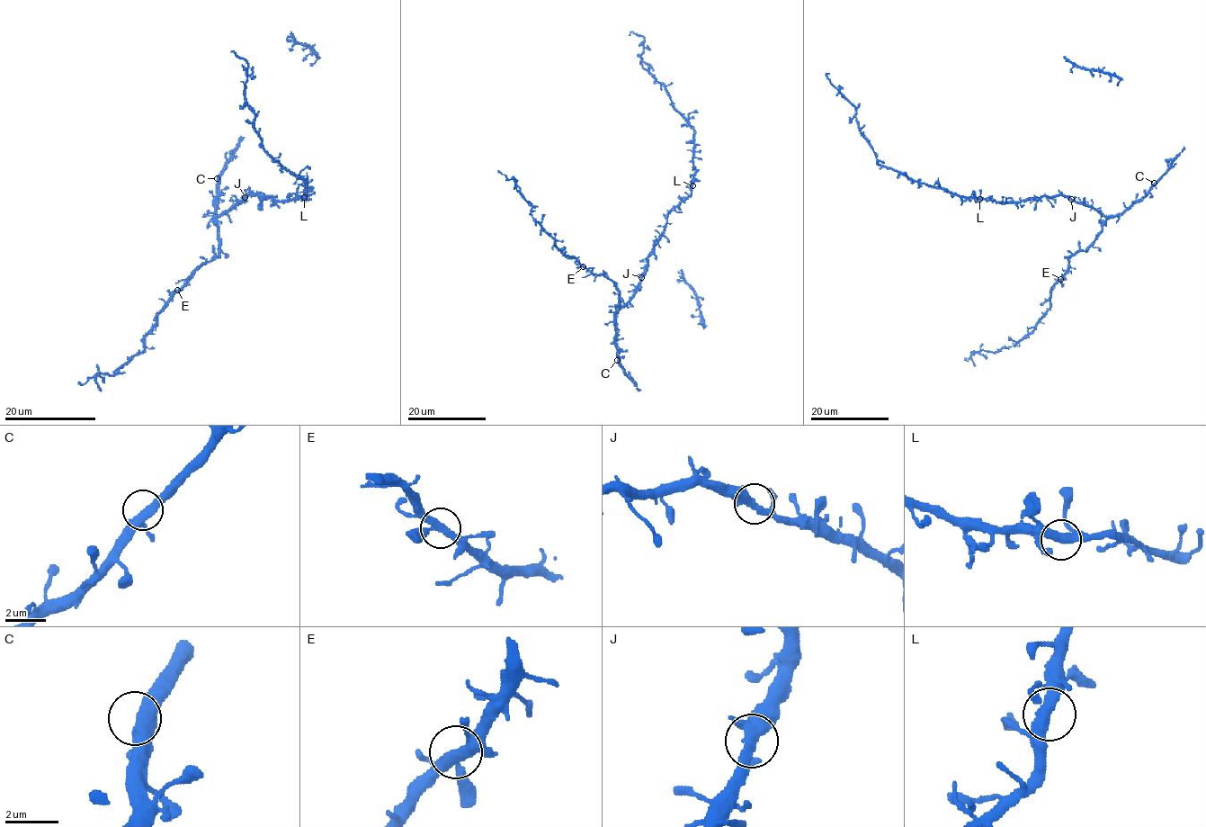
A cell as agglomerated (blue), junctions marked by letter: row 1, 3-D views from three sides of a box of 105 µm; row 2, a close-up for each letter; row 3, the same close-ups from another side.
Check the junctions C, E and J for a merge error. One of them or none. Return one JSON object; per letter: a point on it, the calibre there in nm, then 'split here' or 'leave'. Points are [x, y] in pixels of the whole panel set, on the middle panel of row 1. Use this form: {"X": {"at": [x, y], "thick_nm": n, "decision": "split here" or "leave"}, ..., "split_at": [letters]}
{"C": {"at": [617, 360], "thick_nm": 400, "decision": "leave"}, "E": {"at": [583, 266], "thick_nm": 320, "decision": "leave"}, "J": {"at": [641, 277], "thick_nm": 360, "decision": "leave"}, "split_at": []}

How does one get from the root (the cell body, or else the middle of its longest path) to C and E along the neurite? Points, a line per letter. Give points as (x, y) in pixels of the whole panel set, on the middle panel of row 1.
C: (644, 270), (635, 295), (616, 318), (617, 360)
E: (644, 270), (636, 292), (616, 311), (620, 302), (617, 287), (602, 275), (593, 275), (583, 266)

